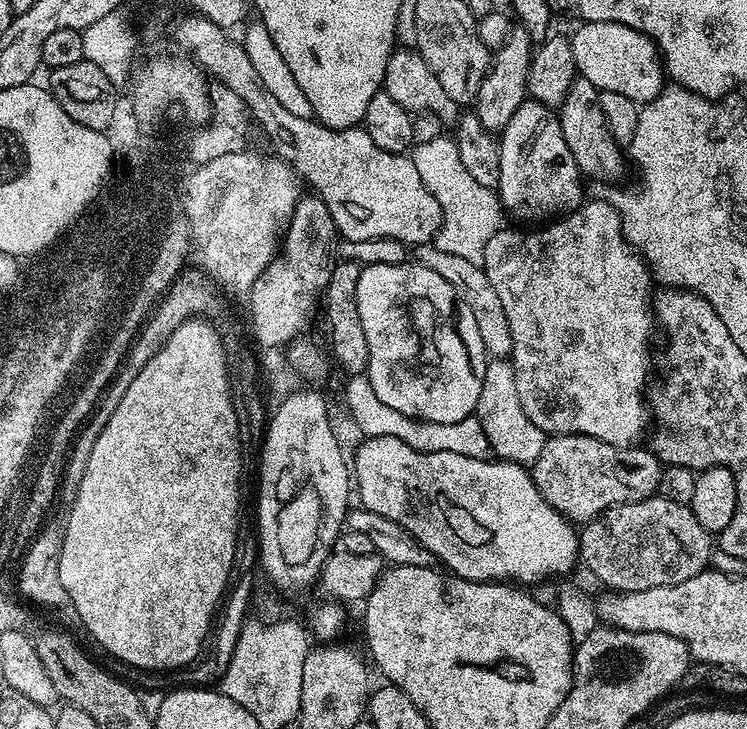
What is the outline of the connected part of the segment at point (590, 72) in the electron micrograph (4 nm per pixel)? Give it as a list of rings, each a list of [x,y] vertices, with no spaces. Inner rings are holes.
[[[588,22],[581,23],[580,28],[571,33],[571,50],[574,55],[577,75],[594,85],[600,91],[617,92],[633,100],[637,104],[645,104],[660,96],[666,86],[666,73],[659,49],[648,36],[622,23]]]

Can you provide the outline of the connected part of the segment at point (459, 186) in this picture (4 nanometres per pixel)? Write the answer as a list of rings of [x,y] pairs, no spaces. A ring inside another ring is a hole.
[[[447,136],[416,144],[410,152],[415,170],[421,175],[423,185],[435,196],[443,210],[443,222],[436,236],[437,245],[466,262],[482,266],[486,244],[502,226],[504,218],[497,193],[482,186],[472,172],[466,170],[458,156],[455,141]]]

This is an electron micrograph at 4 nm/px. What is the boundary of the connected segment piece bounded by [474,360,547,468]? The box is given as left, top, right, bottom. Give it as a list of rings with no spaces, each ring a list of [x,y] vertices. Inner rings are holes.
[[[494,360],[485,367],[482,394],[479,395],[475,417],[484,432],[484,436],[499,459],[531,467],[540,456],[547,435],[526,417],[519,406],[518,390],[514,386],[512,367],[509,363]]]

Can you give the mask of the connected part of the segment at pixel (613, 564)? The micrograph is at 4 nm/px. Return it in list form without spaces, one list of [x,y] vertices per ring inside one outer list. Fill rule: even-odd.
[[[653,494],[642,502],[615,505],[588,521],[579,529],[580,555],[583,567],[600,579],[605,589],[613,592],[654,590],[654,586],[674,586],[694,578],[694,574],[705,571],[714,555],[713,537],[694,518],[691,507],[670,502],[665,496]]]

